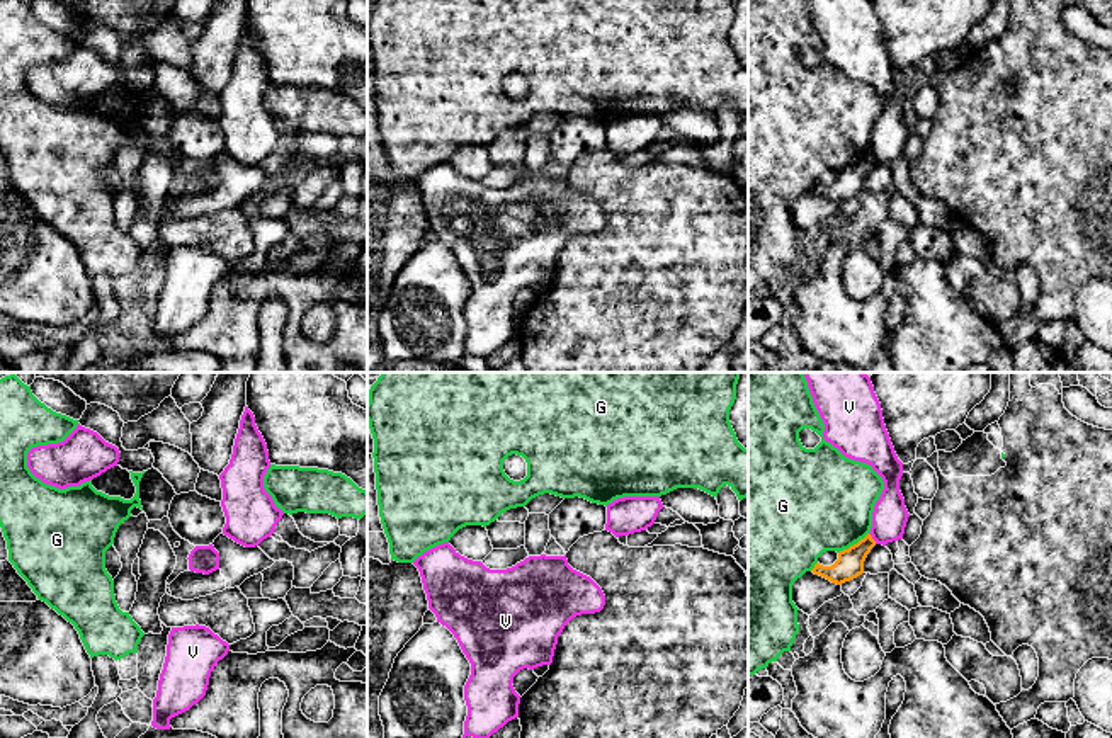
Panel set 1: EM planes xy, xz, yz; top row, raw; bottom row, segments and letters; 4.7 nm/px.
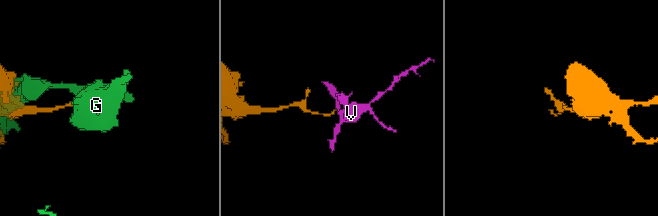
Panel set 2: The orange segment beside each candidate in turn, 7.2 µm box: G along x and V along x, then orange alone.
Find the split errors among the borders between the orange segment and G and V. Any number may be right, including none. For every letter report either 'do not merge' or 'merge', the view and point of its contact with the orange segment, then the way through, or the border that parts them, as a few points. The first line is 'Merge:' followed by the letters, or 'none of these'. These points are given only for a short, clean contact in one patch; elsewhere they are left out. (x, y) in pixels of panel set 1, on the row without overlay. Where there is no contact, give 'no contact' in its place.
Merge: none of these
G: do not merge; meets orange in yz at (854, 164)
V: do not merge; meets orange in yz at (871, 157); border along yz (869, 152), (876, 162)

